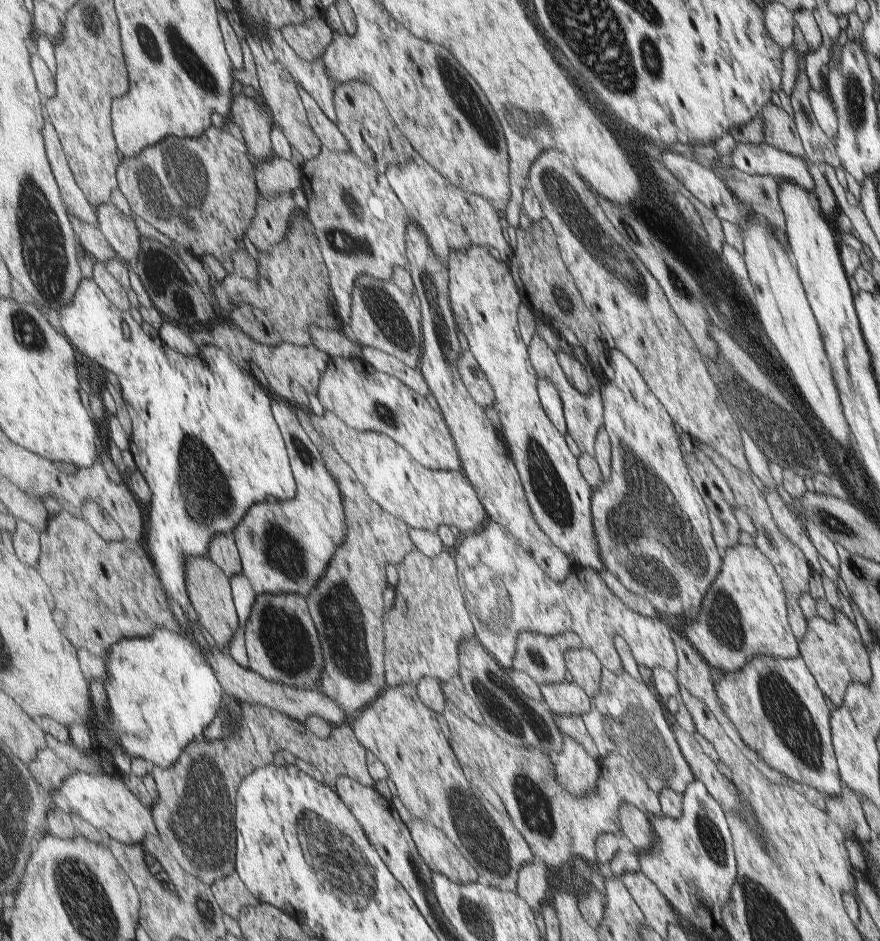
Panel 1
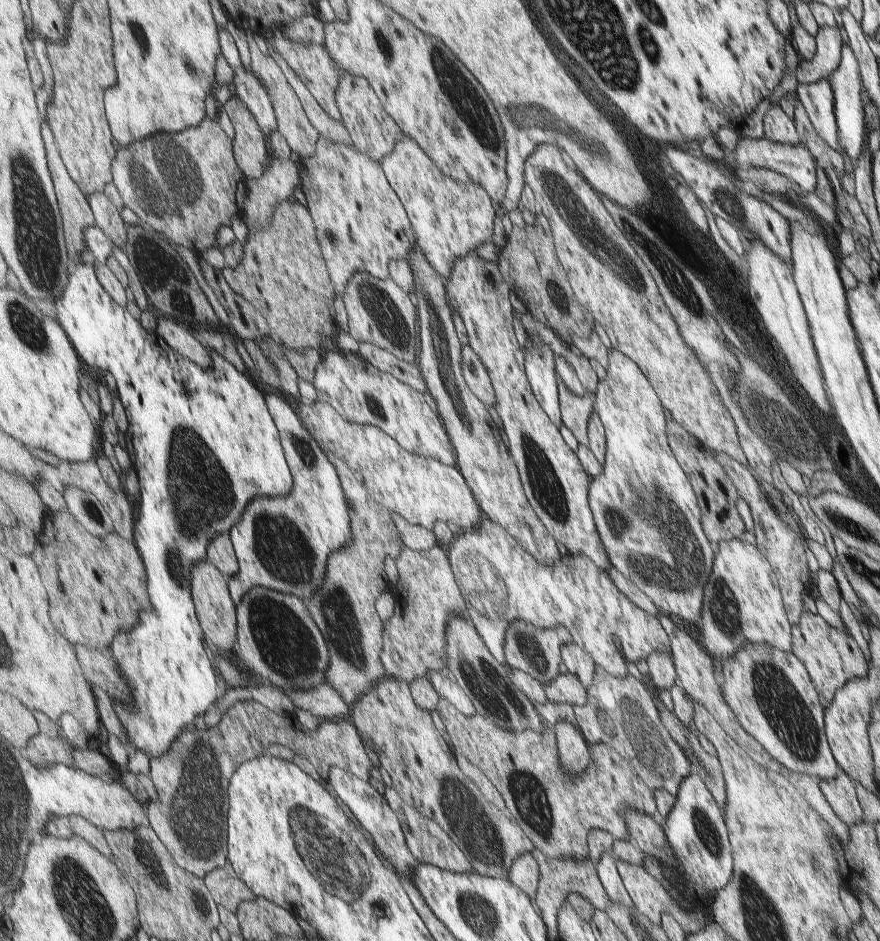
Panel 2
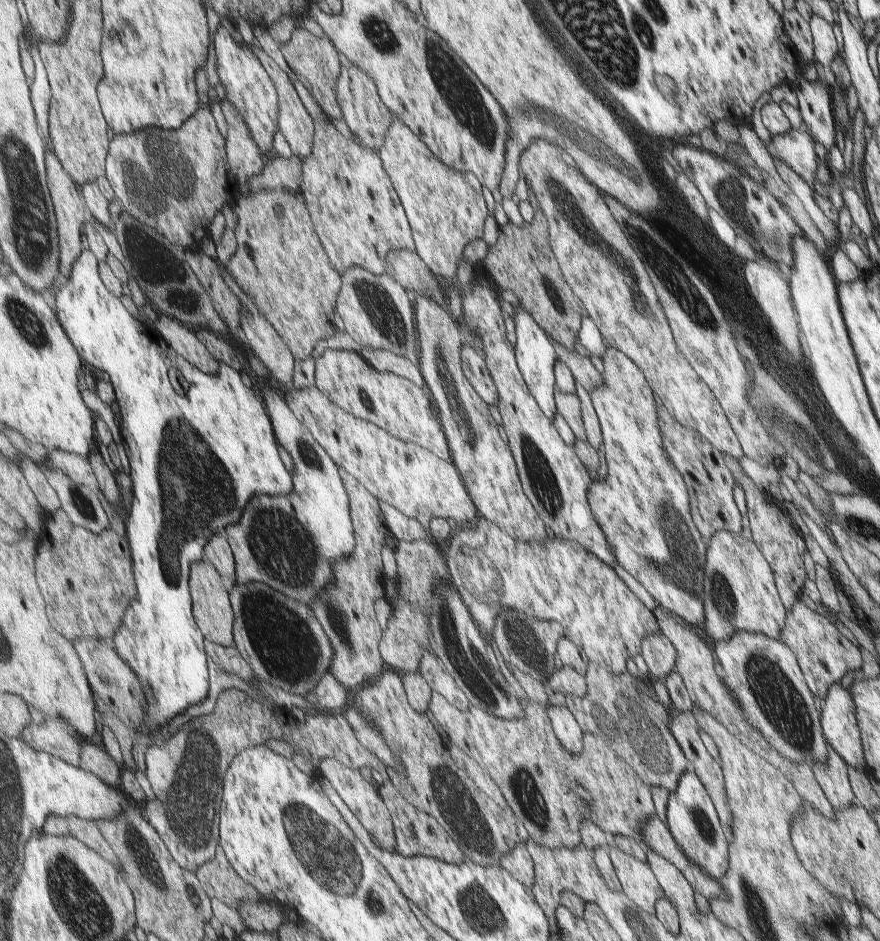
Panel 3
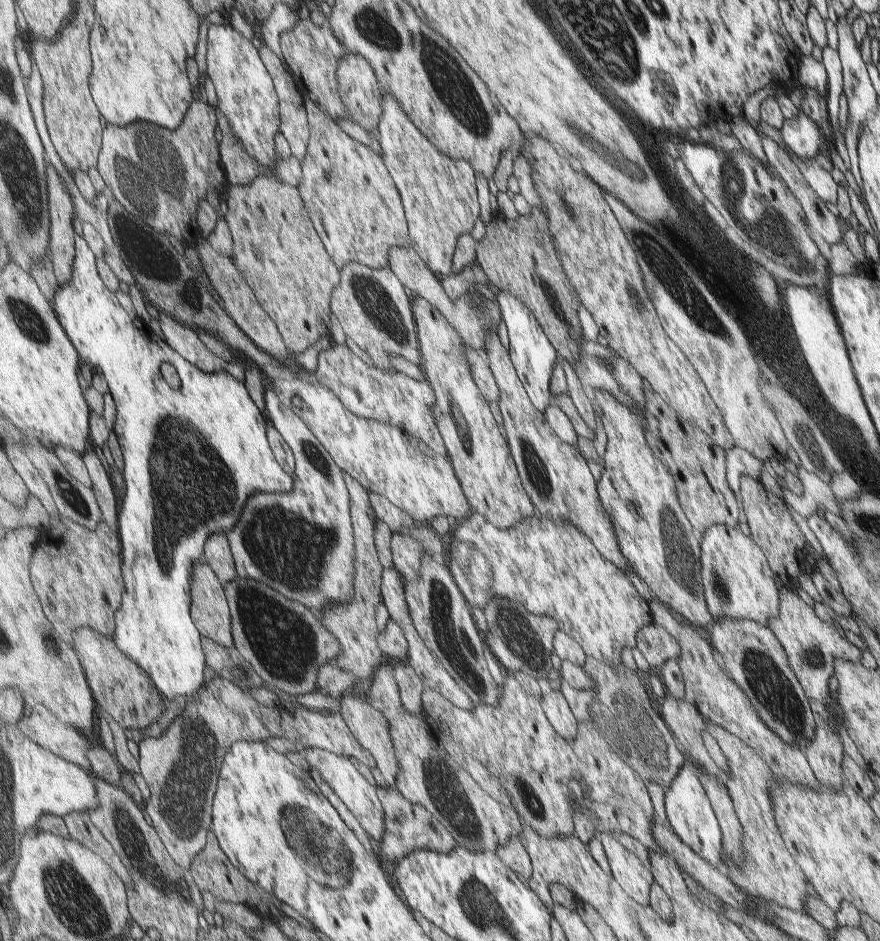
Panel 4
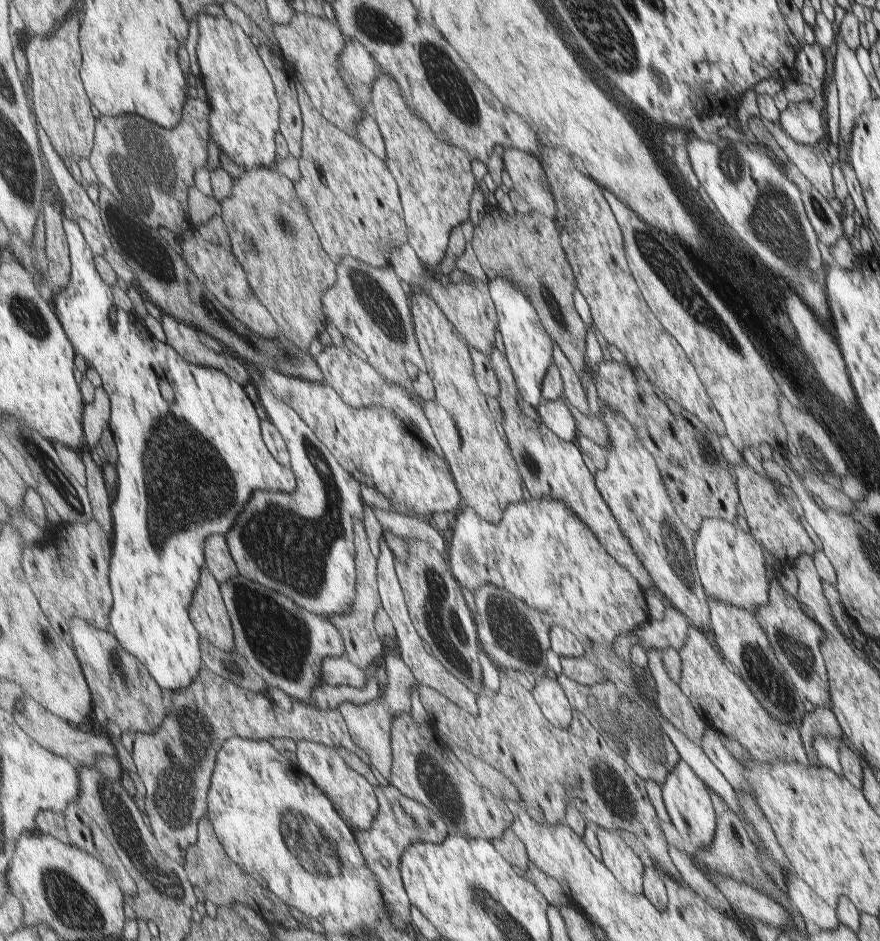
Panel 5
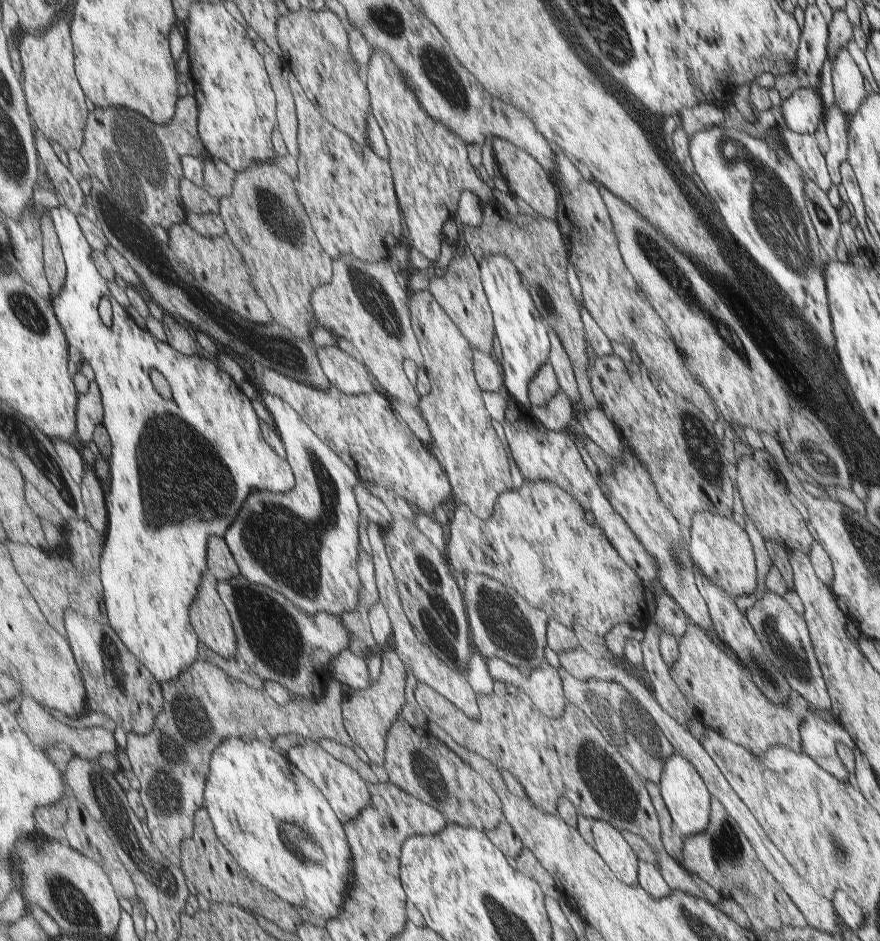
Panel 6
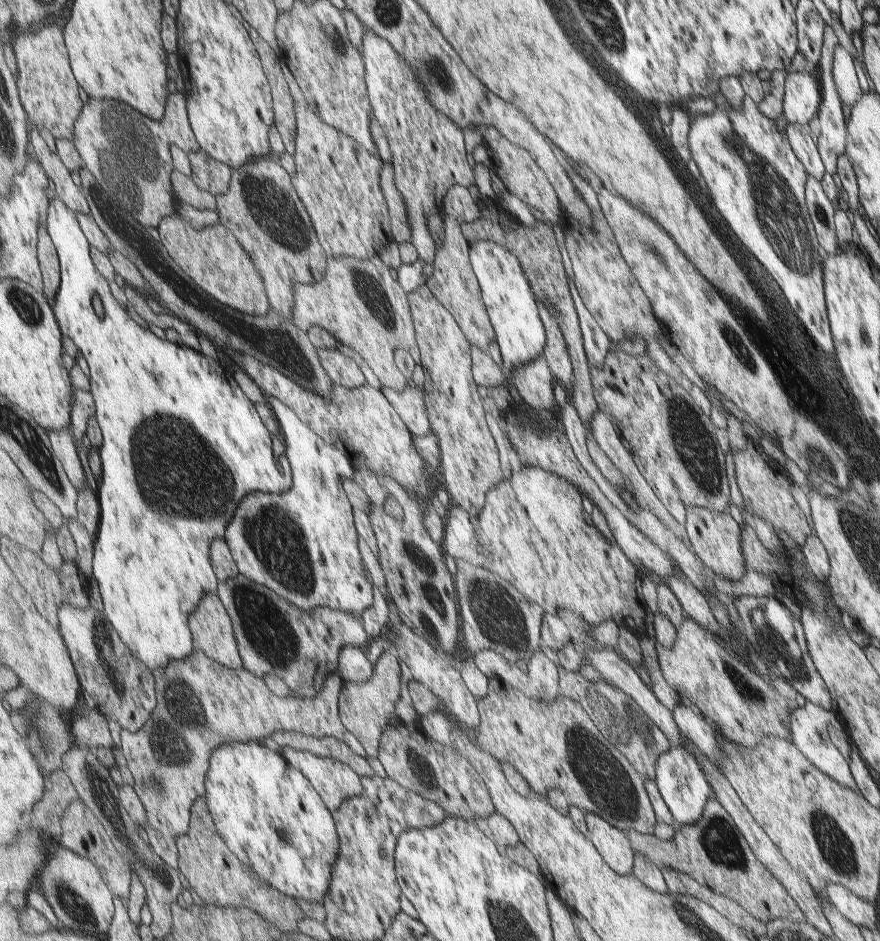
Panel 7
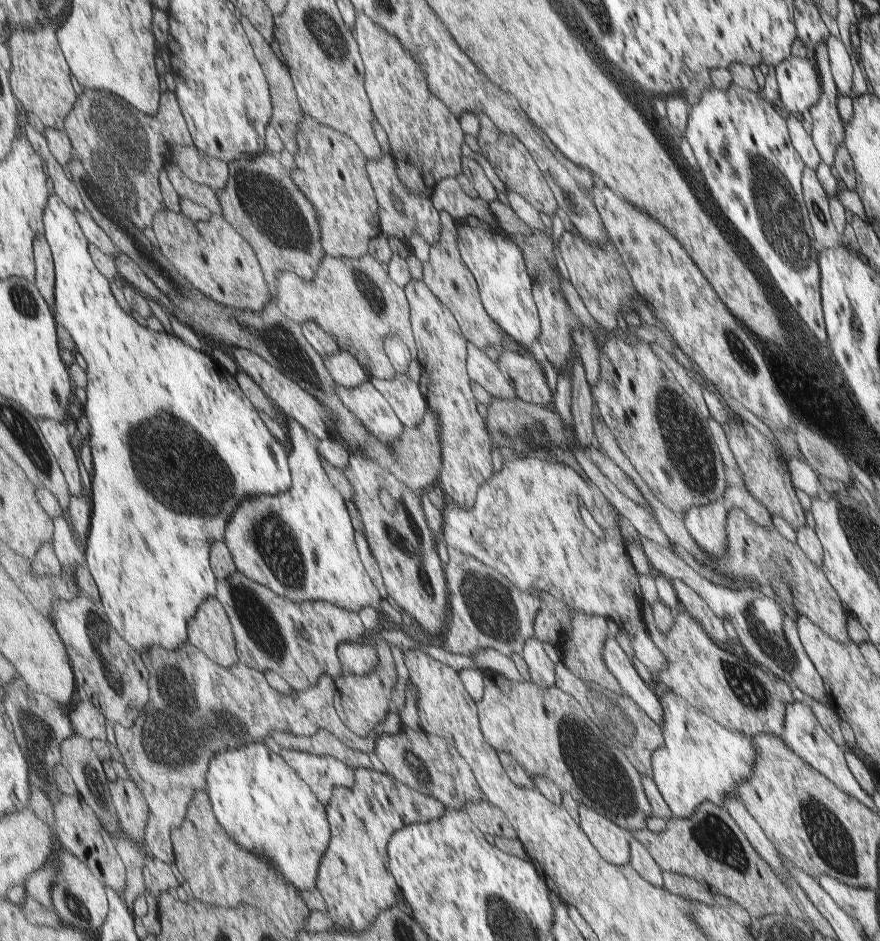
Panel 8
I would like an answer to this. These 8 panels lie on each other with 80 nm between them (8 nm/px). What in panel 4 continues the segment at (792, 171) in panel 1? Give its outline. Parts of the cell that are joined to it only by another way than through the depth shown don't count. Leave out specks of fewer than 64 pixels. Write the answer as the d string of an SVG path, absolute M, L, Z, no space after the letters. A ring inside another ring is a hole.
M800 110L793 120L784 120L778 130L782 146L798 159L813 159L818 153L817 146L824 146L825 134Z

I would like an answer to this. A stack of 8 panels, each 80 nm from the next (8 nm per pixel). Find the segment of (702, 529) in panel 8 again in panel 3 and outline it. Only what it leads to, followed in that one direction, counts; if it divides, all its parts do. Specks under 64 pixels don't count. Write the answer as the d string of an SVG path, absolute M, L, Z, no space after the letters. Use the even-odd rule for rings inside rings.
M729 531L716 532L709 541L706 551L706 573L704 580L704 621L700 631L715 643L726 641L737 631L757 633L781 642L780 631L785 622L786 612L779 598L771 567L759 552L753 541Z

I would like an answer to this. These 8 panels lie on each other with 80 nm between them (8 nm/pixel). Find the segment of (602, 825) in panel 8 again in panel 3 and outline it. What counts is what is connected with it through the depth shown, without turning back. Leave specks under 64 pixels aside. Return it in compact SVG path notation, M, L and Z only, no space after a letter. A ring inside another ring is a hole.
M610 841L607 850L622 892L637 908L654 915L656 899L665 896L649 865L617 850Z

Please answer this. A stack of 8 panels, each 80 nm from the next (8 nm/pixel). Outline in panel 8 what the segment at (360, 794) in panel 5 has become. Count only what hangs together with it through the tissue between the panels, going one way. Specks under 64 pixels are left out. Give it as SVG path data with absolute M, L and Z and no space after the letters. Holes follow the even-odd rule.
M284 748L282 757L316 791L320 801L326 806L332 801L337 787L353 788L356 770L330 755L313 755L307 752Z

